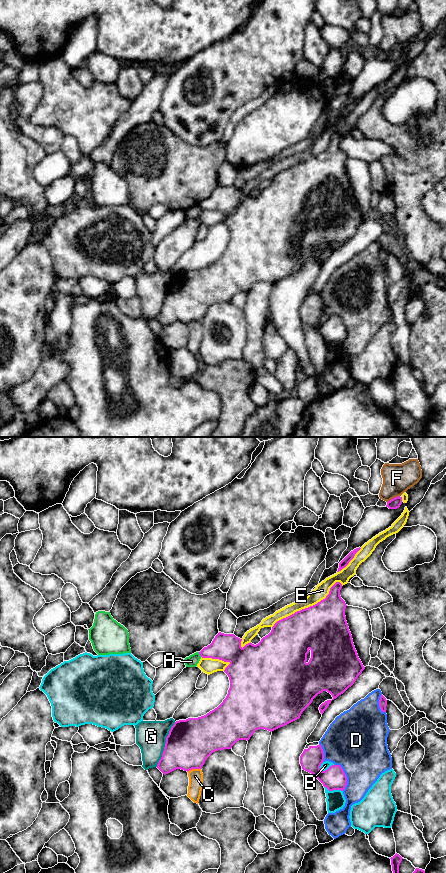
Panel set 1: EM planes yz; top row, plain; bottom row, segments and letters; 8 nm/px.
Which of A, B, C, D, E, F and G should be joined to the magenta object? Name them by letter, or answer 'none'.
none

